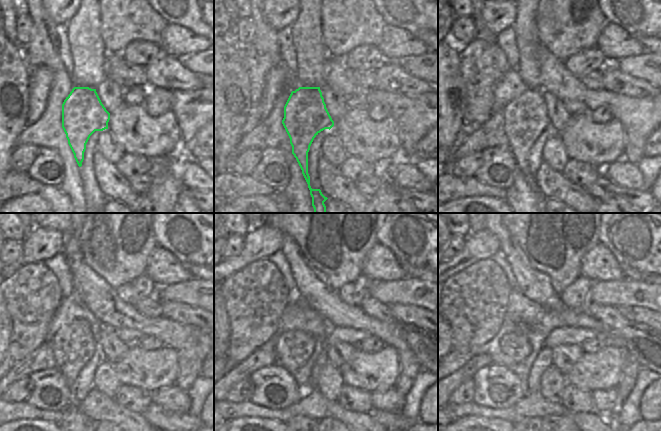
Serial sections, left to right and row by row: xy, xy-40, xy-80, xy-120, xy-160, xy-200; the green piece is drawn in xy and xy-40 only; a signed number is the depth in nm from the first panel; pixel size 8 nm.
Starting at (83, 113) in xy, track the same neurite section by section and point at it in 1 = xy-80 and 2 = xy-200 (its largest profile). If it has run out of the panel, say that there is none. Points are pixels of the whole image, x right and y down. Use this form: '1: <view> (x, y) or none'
1: xy-80 (525, 117)
2: xy-200 (516, 346)

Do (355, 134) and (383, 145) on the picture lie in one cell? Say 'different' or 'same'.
same

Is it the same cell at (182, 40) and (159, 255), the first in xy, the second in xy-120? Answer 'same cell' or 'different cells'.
same cell

